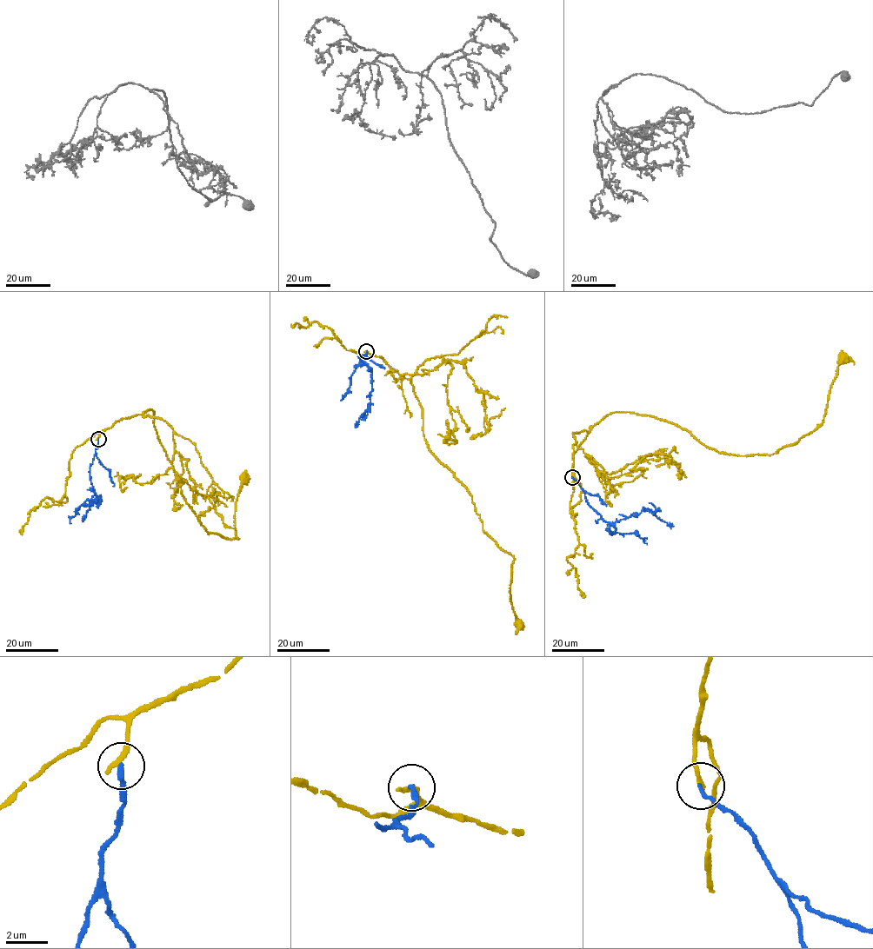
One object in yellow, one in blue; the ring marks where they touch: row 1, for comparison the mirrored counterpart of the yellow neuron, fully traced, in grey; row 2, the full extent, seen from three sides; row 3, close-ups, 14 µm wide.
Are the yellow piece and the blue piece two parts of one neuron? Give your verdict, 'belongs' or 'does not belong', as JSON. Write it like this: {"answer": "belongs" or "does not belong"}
{"answer": "does not belong"}

